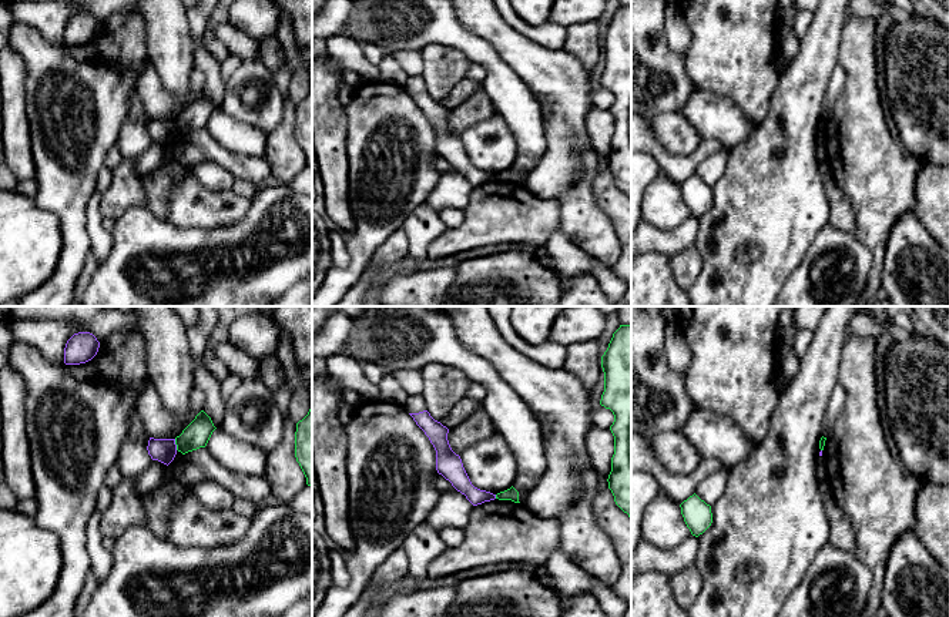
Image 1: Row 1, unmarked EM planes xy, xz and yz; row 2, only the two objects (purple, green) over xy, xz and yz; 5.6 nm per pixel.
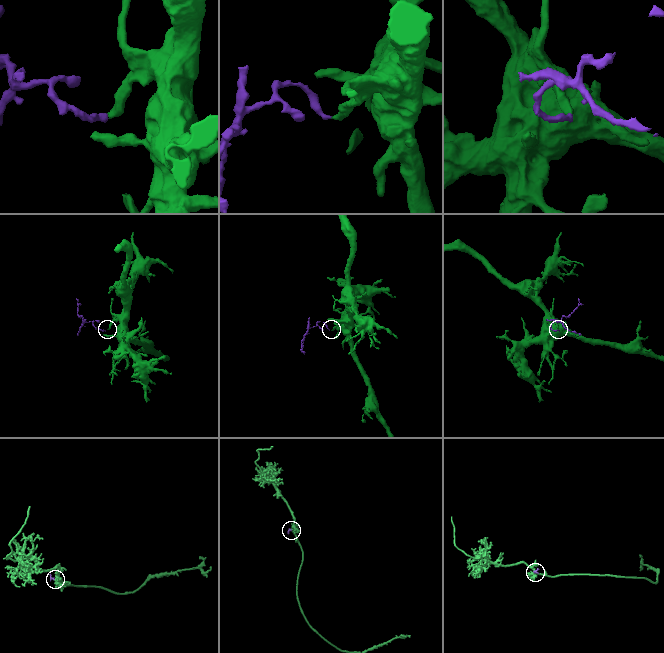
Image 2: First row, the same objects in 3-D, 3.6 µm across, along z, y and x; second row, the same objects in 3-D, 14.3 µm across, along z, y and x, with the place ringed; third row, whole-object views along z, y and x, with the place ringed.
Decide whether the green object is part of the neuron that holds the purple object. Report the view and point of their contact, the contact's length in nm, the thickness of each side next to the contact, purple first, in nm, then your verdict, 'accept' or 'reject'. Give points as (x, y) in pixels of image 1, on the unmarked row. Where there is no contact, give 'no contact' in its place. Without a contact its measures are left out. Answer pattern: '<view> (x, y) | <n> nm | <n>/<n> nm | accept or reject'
xy (175, 126) | 70 nm | 140/150 nm | reject

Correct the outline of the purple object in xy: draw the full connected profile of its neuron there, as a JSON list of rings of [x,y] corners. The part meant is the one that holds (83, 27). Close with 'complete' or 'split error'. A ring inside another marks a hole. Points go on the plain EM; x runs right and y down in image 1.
[[[90,13],[74,14],[64,28],[64,44],[80,46],[91,41],[100,28],[100,23]]] | complete

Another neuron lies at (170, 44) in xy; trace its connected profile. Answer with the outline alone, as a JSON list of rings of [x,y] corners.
[[[138,0],[135,11],[145,19],[150,63],[167,91],[184,101],[195,68],[194,41],[184,3]]]

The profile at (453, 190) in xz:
[[[445,172],[427,197],[426,204],[436,211],[445,208],[463,209],[469,204],[473,188],[474,187],[460,172]]]

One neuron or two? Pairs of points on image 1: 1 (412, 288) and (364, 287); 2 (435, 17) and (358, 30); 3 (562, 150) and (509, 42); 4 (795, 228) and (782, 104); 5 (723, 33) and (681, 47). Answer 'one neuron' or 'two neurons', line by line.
1: two neurons
2: one neuron
3: one neuron
4: one neuron
5: two neurons

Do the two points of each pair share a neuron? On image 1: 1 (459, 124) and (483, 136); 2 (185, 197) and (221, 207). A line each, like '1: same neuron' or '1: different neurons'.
1: different neurons
2: same neuron

